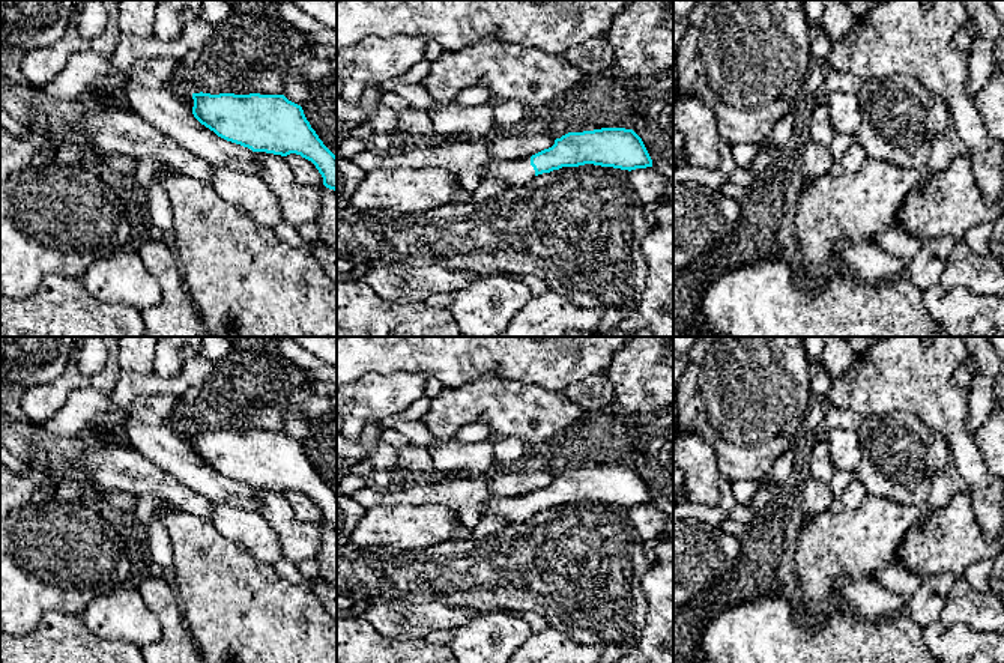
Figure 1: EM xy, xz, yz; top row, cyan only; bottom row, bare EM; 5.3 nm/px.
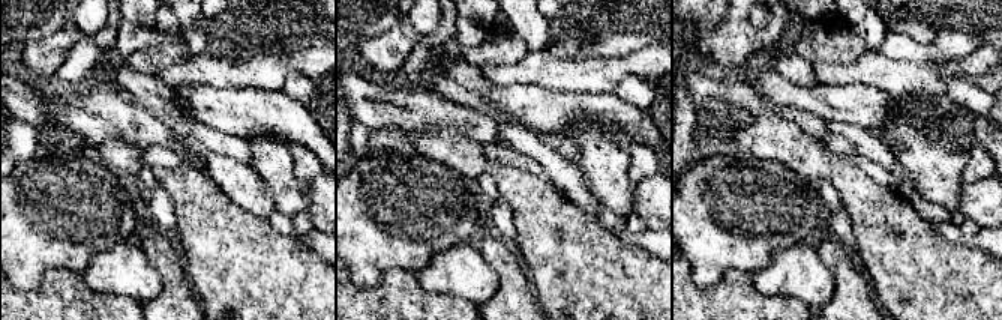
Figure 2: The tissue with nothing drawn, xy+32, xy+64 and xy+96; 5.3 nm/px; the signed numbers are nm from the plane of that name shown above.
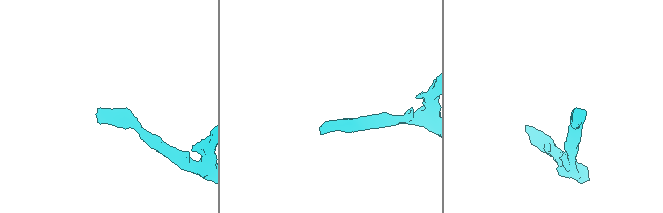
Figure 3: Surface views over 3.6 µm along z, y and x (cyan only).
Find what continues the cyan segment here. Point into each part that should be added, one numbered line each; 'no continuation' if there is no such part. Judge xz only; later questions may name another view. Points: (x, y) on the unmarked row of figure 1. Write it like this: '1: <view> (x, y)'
1: xz (519, 508)

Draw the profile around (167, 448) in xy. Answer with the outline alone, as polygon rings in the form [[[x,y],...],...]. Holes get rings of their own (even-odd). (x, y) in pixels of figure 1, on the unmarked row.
[[[128,413],[116,415],[114,424],[125,431],[132,448],[198,495],[215,504],[227,504],[246,511],[260,513],[263,510],[256,489],[227,478],[201,462],[194,454],[192,444],[180,431],[164,422],[144,424],[135,421]]]

